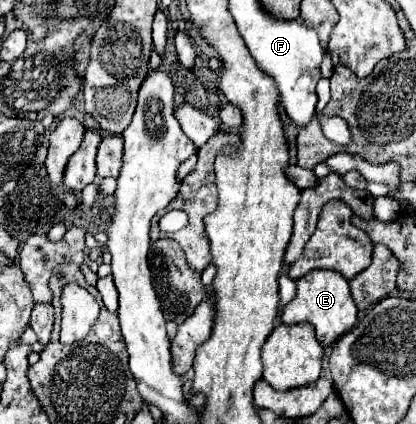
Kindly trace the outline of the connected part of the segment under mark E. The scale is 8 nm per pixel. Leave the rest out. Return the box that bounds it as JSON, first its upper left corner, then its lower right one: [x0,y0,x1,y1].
[279,270,357,346]

